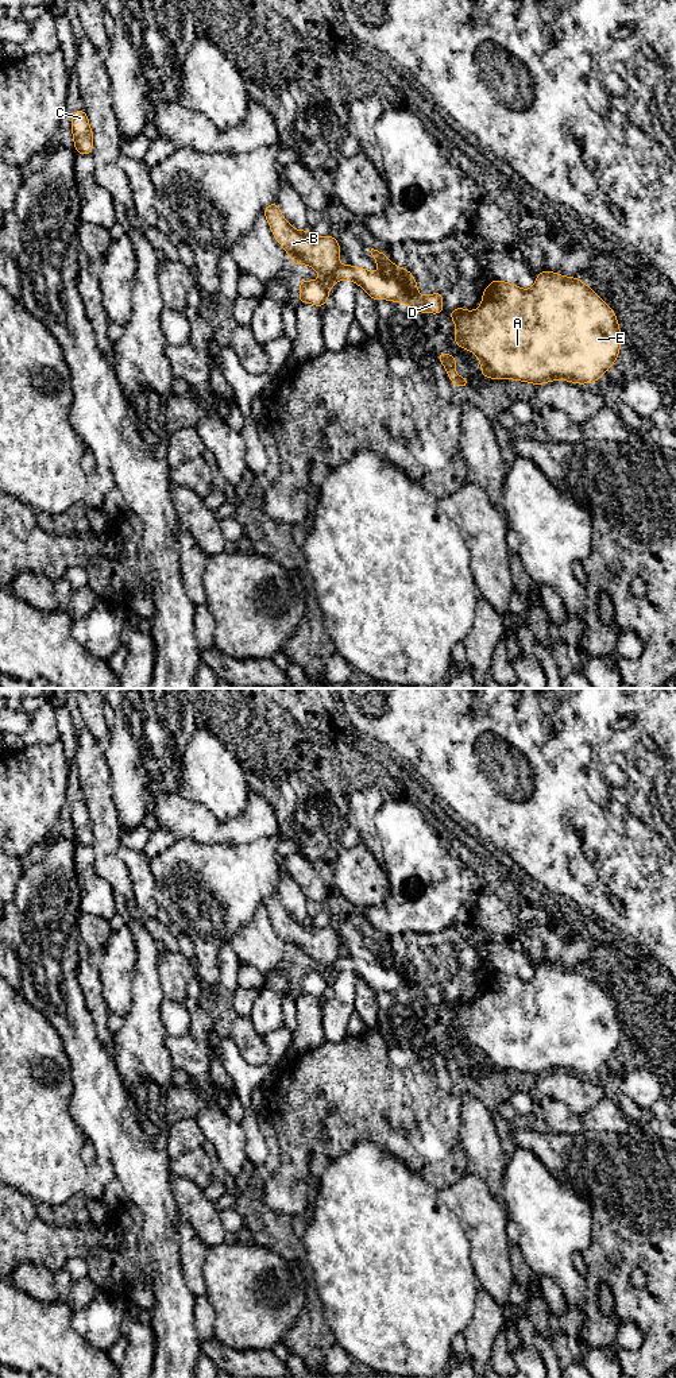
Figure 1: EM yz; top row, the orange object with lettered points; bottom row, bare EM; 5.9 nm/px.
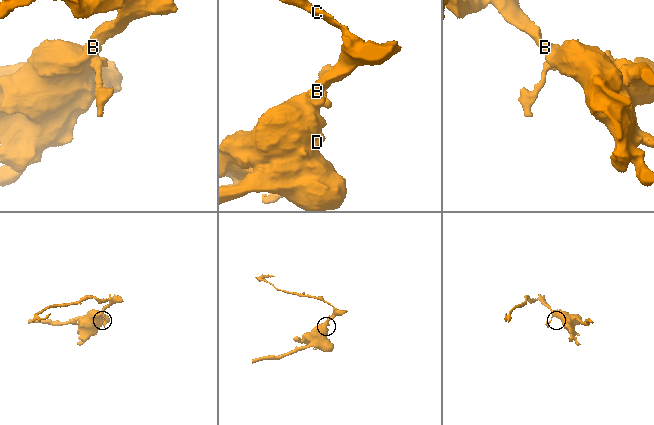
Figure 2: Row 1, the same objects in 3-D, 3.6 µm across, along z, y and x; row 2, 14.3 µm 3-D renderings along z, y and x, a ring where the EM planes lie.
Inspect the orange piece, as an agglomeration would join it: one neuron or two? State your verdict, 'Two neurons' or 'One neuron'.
Two neurons

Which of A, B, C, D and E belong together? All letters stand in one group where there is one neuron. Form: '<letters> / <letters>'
A D E / B C

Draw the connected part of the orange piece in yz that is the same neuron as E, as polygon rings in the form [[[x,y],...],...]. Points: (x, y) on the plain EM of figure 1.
[[[540,962],[532,980],[492,970],[474,1003],[460,996],[448,1005],[468,1041],[498,1069],[542,1076],[557,1070],[598,1073],[619,1046],[622,1026],[615,1003],[584,973]]]

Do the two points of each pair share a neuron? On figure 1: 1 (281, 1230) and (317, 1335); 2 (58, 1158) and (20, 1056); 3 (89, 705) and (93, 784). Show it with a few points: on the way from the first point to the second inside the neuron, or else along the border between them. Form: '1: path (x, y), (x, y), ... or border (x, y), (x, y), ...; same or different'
1: path (298, 1255), (309, 1278), (312, 1309); same
2: path (33, 1133), (20, 1120), (20, 1081); same
3: border (87, 726), (103, 745); different

